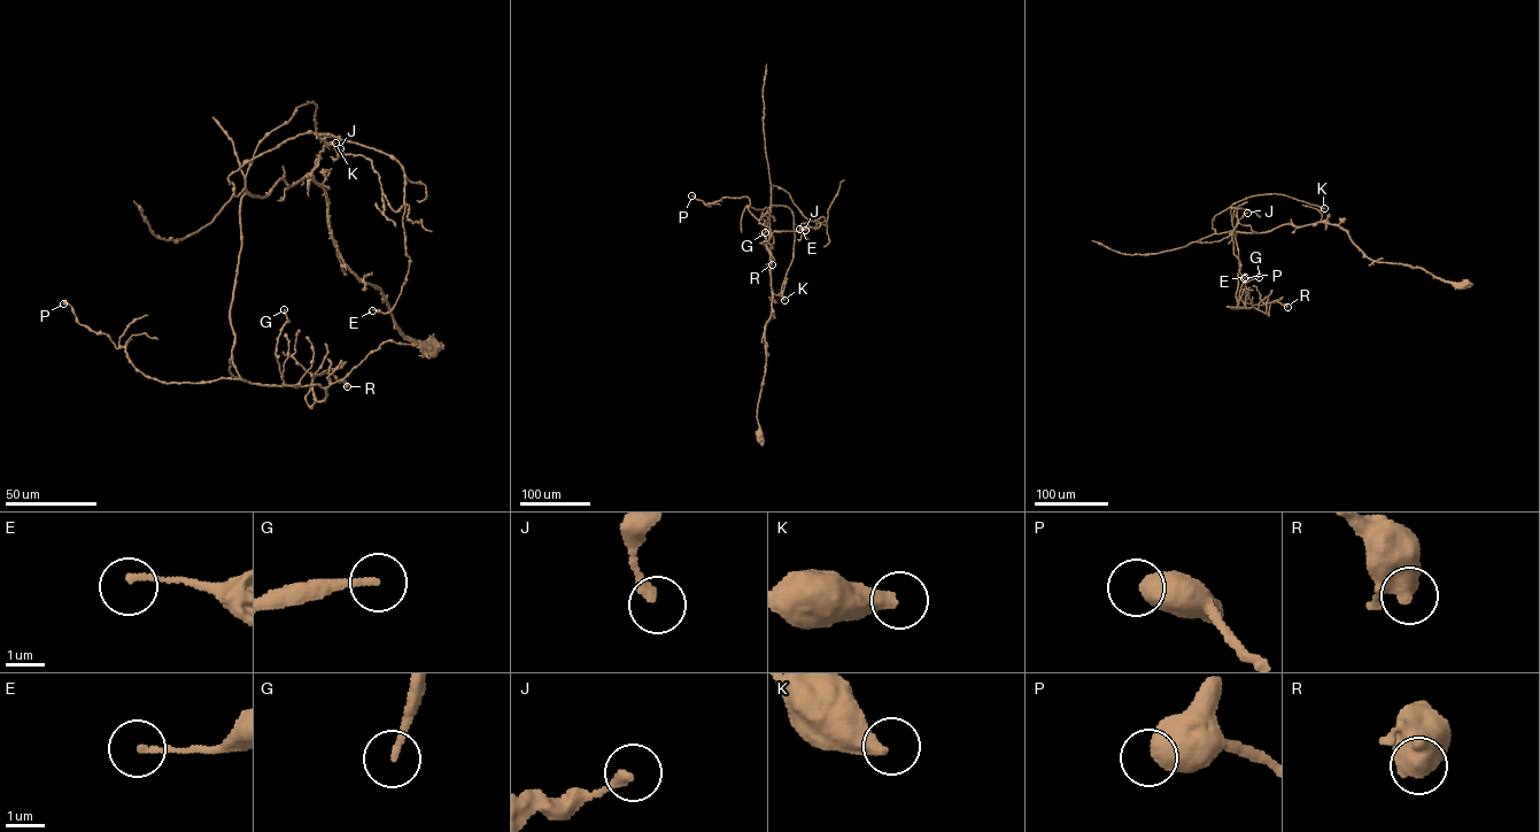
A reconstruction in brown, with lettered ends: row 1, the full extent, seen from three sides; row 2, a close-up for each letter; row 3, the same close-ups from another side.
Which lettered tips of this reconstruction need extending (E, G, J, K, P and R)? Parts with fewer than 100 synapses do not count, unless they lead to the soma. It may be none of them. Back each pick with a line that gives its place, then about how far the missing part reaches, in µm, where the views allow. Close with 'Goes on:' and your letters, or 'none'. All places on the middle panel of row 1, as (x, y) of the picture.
Goes on: none

